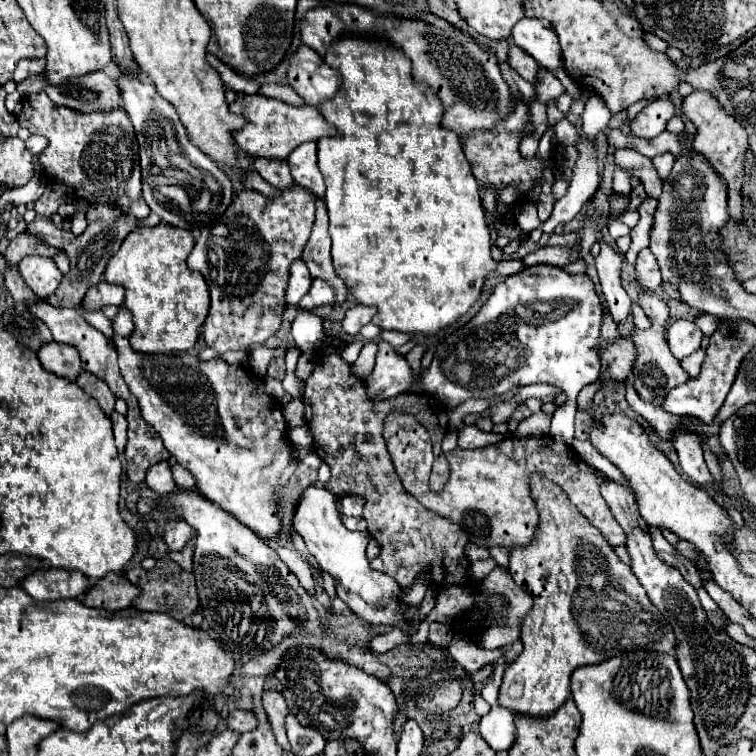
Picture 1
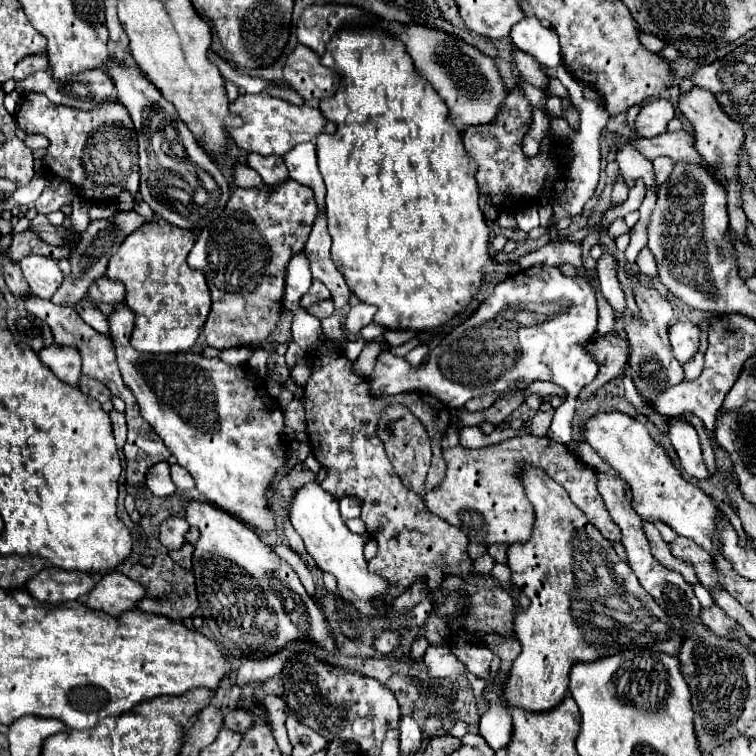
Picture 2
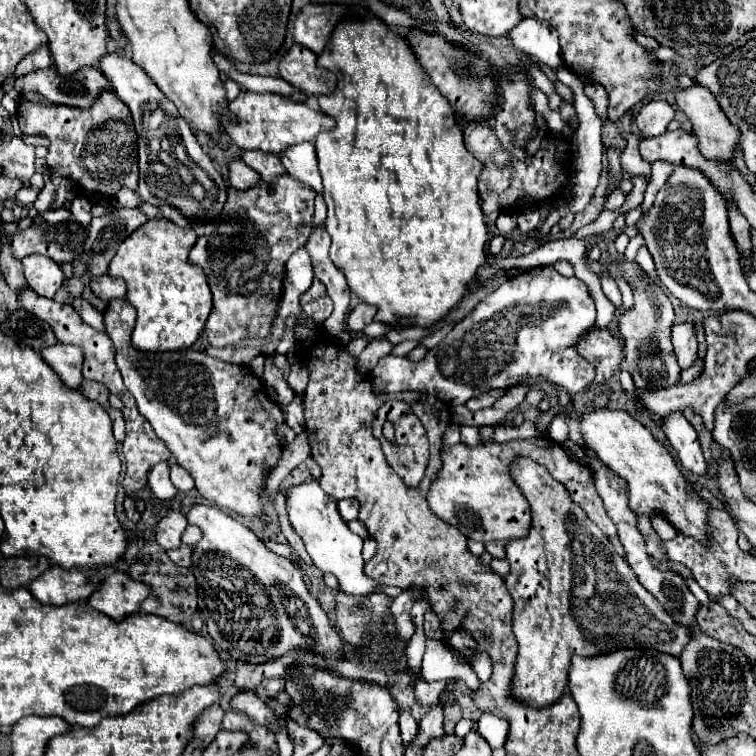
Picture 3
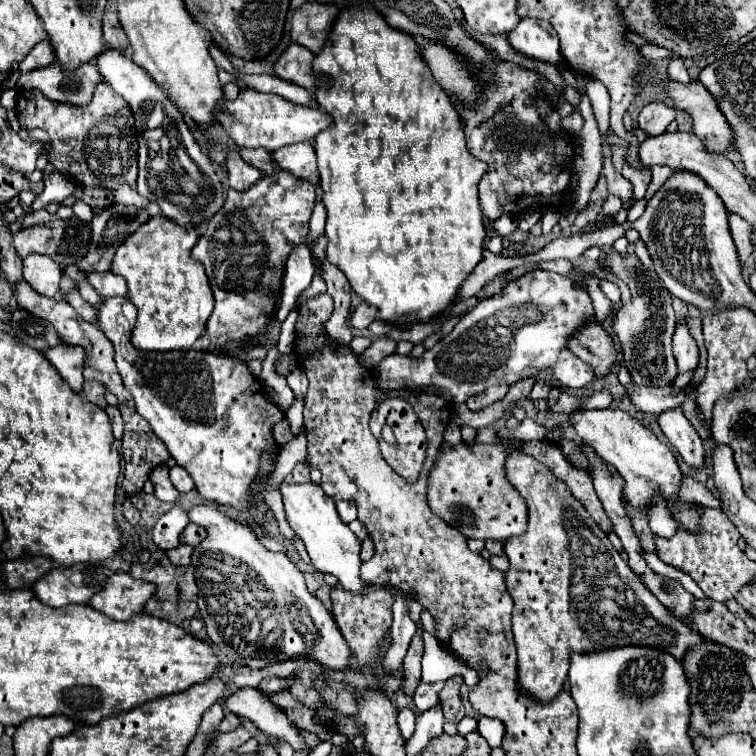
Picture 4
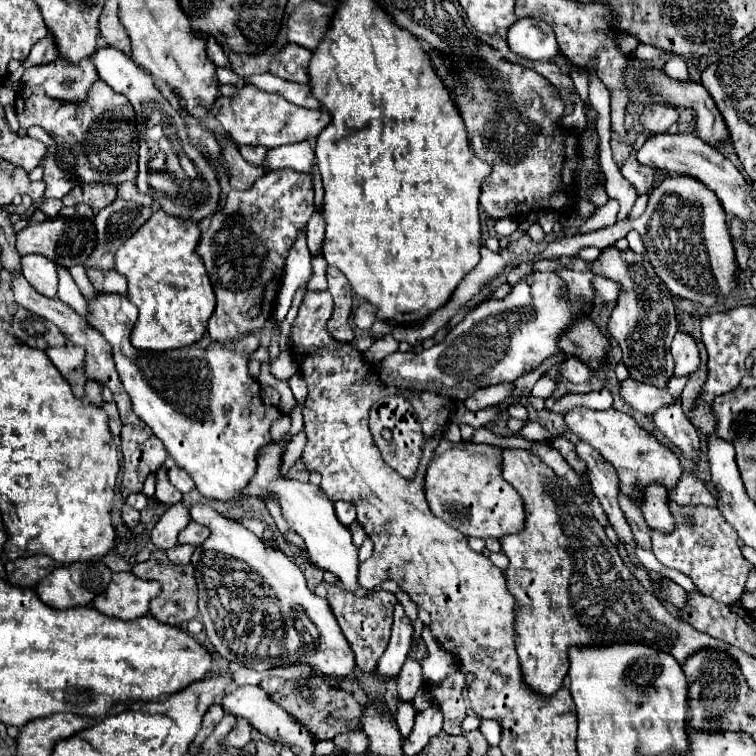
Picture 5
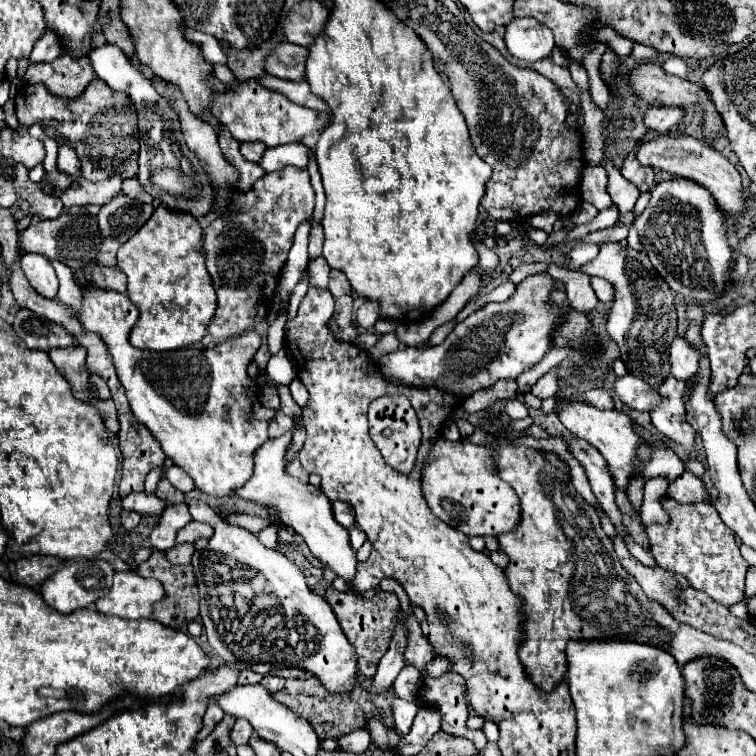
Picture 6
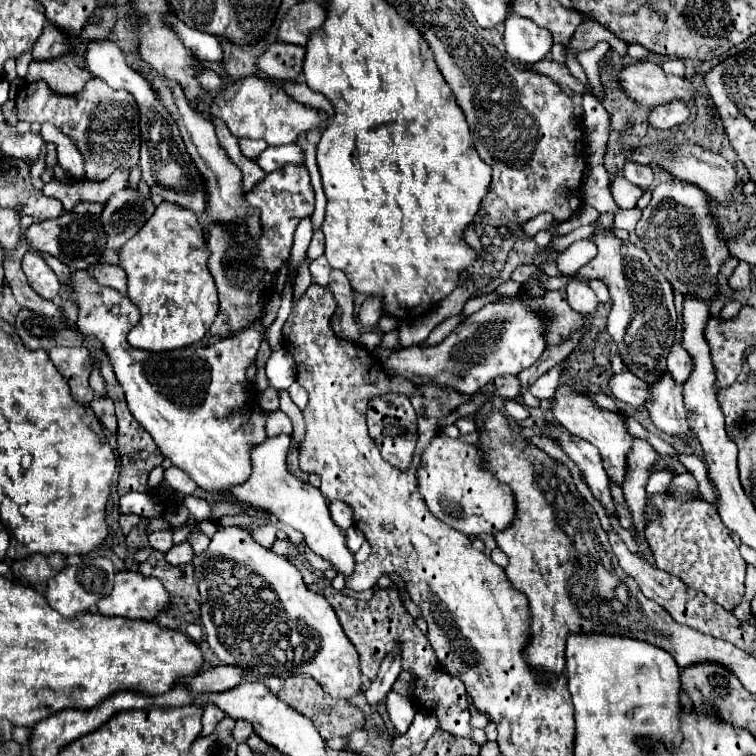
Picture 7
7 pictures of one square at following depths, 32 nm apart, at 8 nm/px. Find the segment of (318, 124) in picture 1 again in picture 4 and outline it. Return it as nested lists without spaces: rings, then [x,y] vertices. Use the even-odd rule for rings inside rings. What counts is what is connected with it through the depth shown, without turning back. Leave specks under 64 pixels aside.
[[[242,88],[236,100],[222,100],[214,116],[238,148],[266,148],[268,152],[274,152],[288,144],[314,140],[318,132],[332,126],[332,116],[328,116],[320,108],[296,106],[280,98],[278,94],[262,94],[252,88]]]

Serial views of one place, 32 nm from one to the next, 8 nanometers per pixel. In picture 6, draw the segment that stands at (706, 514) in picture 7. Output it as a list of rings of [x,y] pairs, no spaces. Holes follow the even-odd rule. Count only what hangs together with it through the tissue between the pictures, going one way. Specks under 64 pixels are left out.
[[[668,496],[660,498],[660,504],[668,512],[670,522],[666,526],[652,524],[646,528],[650,552],[656,564],[662,570],[682,574],[692,588],[706,592],[712,600],[726,608],[742,602],[748,562],[740,556],[740,548],[734,542],[734,532],[722,522],[716,508],[708,502],[680,504]]]

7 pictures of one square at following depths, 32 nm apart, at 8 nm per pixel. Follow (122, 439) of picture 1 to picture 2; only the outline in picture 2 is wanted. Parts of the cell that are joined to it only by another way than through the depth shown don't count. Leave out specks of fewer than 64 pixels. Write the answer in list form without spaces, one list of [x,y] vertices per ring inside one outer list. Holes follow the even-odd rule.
[[[112,410],[112,412],[110,412],[110,418],[112,418],[112,427],[116,446],[122,448],[124,442],[126,442],[126,420],[124,420],[124,414]]]

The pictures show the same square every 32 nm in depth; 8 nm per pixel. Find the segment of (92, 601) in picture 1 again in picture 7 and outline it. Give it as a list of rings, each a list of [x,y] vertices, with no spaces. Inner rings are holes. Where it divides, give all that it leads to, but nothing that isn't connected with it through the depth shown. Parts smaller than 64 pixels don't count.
[[[124,570],[116,574],[114,590],[98,602],[104,616],[156,620],[160,612],[170,608],[170,596],[160,580],[146,578],[140,572]]]

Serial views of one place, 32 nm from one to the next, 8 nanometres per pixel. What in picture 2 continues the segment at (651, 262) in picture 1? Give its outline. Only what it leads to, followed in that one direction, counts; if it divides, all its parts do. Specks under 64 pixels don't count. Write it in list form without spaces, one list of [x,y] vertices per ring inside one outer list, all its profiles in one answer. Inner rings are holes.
[[[642,248],[642,250],[640,250],[640,254],[638,254],[638,258],[636,258],[636,264],[638,264],[638,268],[640,268],[640,272],[642,272],[644,276],[648,276],[648,278],[652,278],[652,282],[656,282],[654,278],[658,276],[658,270],[656,270],[654,256],[652,256],[652,252],[650,252],[648,248]]]

